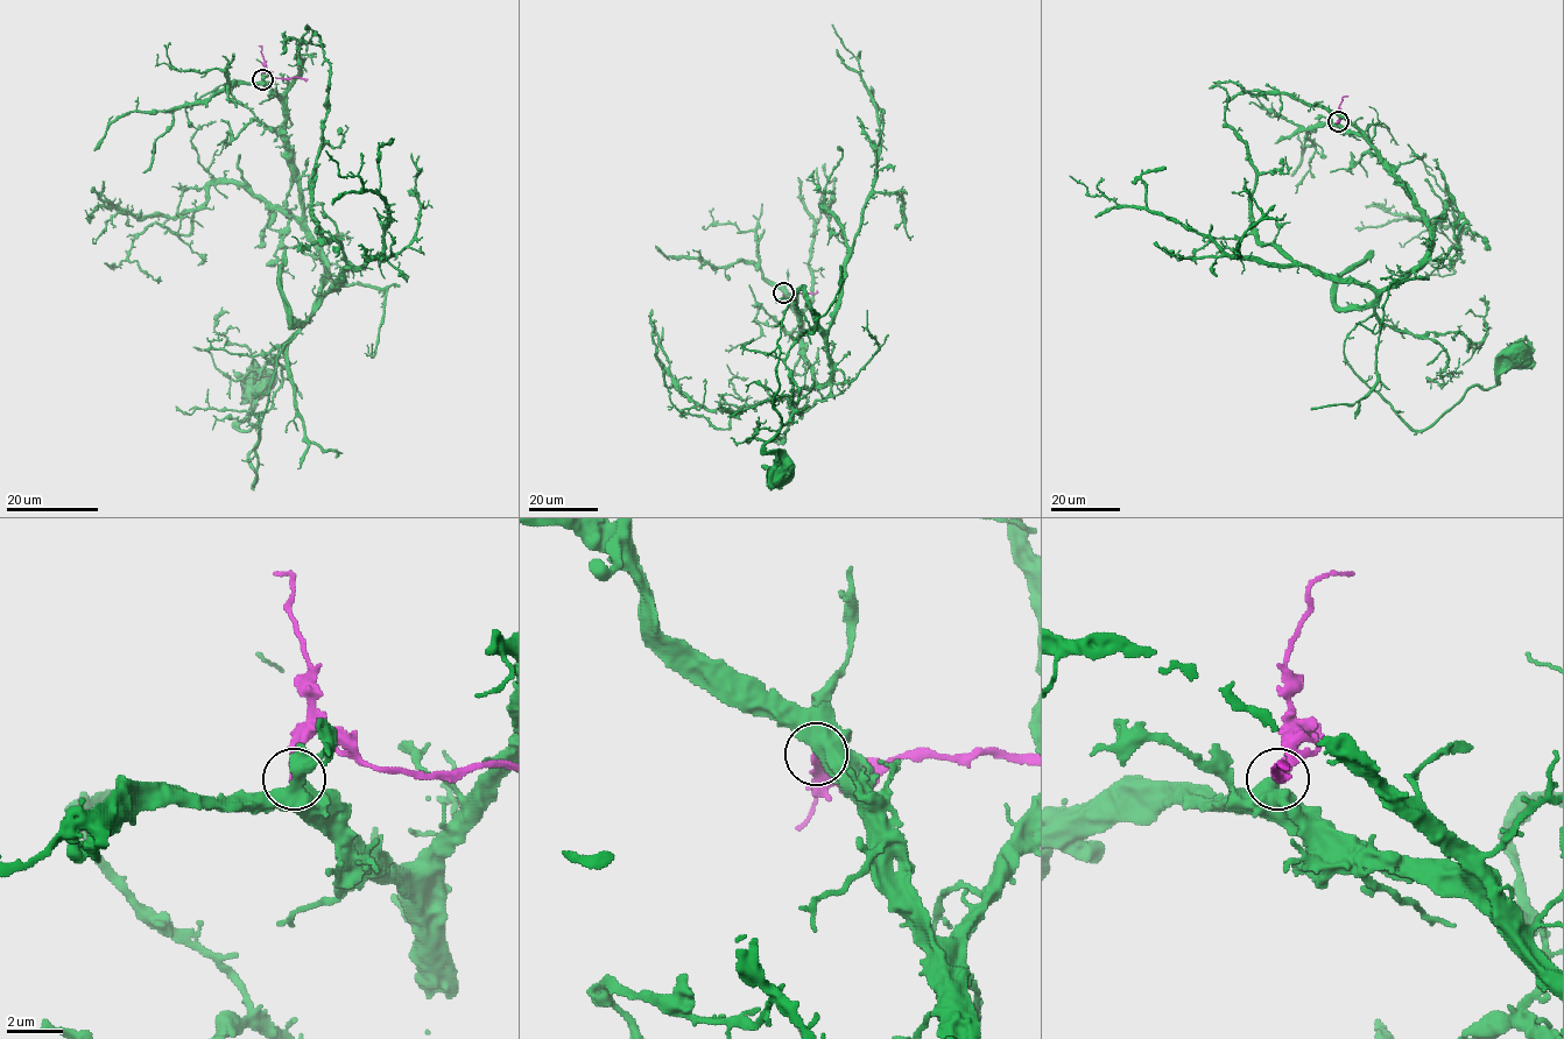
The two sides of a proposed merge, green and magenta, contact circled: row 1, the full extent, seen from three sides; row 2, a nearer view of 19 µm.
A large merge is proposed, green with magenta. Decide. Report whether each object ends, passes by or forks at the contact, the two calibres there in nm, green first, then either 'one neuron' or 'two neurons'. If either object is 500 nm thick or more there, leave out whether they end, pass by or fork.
calibres 600 and 240 nm; two neurons

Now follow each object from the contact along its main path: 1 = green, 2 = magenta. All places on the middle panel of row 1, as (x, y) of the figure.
1: (783, 292), (815, 380), (832, 372), (828, 341), (790, 298), (781, 426), (765, 447), (779, 473)
2: (783, 292), (817, 290)

